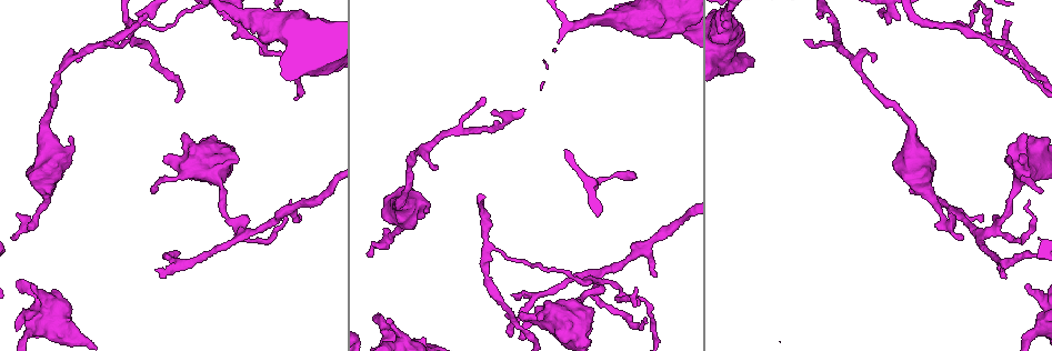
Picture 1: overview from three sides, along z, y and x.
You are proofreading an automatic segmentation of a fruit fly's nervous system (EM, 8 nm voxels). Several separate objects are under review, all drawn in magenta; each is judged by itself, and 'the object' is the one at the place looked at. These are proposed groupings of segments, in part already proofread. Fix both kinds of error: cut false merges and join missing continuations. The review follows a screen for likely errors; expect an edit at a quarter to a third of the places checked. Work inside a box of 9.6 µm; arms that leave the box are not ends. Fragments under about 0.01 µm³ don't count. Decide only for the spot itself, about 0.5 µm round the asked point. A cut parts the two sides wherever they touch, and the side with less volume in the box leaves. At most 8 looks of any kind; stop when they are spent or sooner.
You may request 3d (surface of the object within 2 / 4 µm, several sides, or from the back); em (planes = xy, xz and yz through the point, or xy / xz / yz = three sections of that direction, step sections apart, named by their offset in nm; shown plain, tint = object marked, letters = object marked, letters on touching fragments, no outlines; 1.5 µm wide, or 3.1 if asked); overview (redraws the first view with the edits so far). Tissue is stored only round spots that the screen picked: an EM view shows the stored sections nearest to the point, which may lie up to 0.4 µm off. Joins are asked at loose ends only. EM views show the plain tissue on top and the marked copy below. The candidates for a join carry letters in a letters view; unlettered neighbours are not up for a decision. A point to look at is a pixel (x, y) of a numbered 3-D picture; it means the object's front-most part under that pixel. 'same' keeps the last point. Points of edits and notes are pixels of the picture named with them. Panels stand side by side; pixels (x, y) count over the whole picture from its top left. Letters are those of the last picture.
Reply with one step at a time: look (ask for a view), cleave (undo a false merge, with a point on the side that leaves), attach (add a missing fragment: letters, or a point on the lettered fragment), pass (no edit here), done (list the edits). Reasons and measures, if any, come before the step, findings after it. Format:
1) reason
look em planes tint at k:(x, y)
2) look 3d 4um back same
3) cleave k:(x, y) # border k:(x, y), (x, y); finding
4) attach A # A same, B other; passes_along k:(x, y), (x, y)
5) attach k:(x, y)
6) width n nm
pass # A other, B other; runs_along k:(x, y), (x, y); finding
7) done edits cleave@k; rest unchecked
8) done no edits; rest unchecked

free end
look 3d 4um at 1:(387, 318)

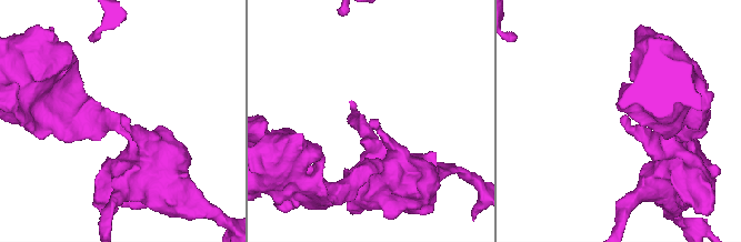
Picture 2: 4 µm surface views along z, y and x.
need the tissue
look em planes tint at 2:(120, 116)

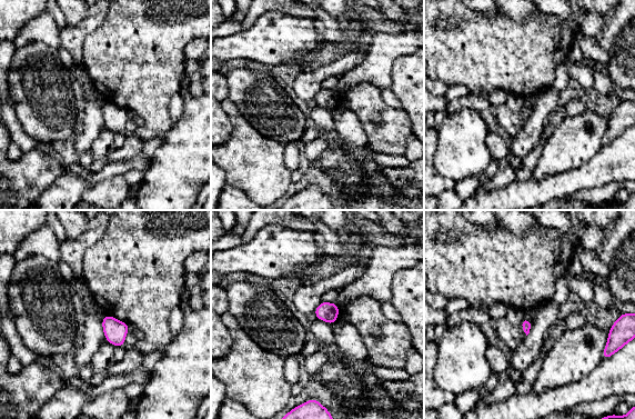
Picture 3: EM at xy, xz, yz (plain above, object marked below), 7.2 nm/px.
see the neighbours
look em planes letters same

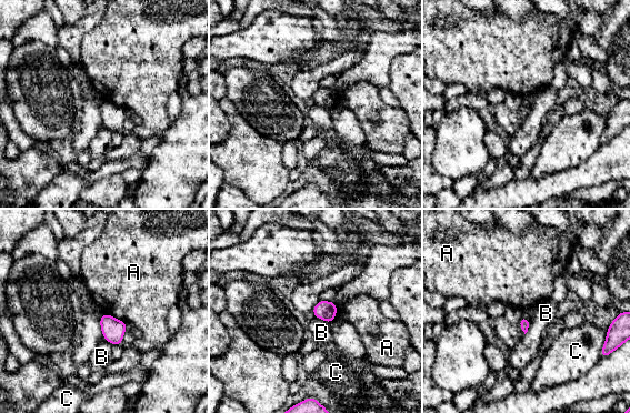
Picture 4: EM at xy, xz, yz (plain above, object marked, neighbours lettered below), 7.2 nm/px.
pass # A other, B other, C other; border 4:(104, 312), (124, 322); none of them fits

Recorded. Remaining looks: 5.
tapers out
look 3d 4um at 1:(157, 270)

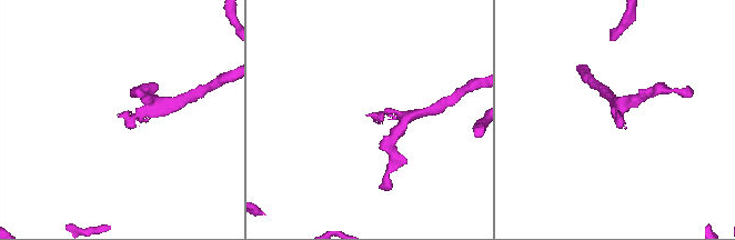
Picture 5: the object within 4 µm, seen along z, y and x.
need the tissue
look em planes letters at 5:(369, 114)

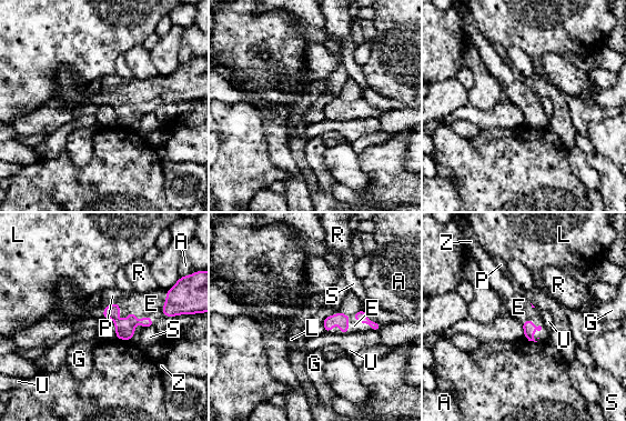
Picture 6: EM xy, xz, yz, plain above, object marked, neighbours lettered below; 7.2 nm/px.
attach E # A other, E same, G other, L other, P other, R other, S other, U other, Z other; passes_along 6:(124, 329), (129, 313), (151, 303); the neuron continues

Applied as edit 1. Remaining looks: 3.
look overview

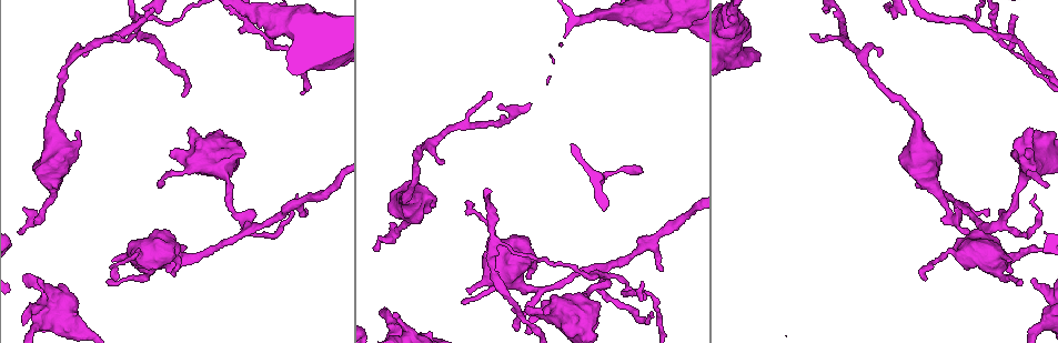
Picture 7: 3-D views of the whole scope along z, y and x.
free end
look 3d 4um at 7:(76, 132)

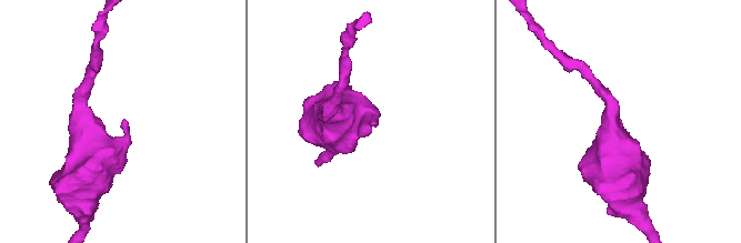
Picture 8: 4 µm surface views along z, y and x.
look em xy step 8 letters at 8:(373, 121)

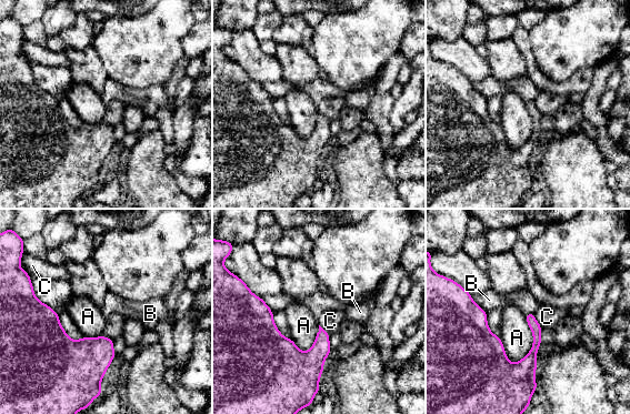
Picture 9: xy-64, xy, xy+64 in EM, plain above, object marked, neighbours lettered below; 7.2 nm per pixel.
pass # A other, B other, C other; border 9:(470, 294), (486, 312); none of them fits

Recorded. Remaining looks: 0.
done edits attach@6; rest unchecked

